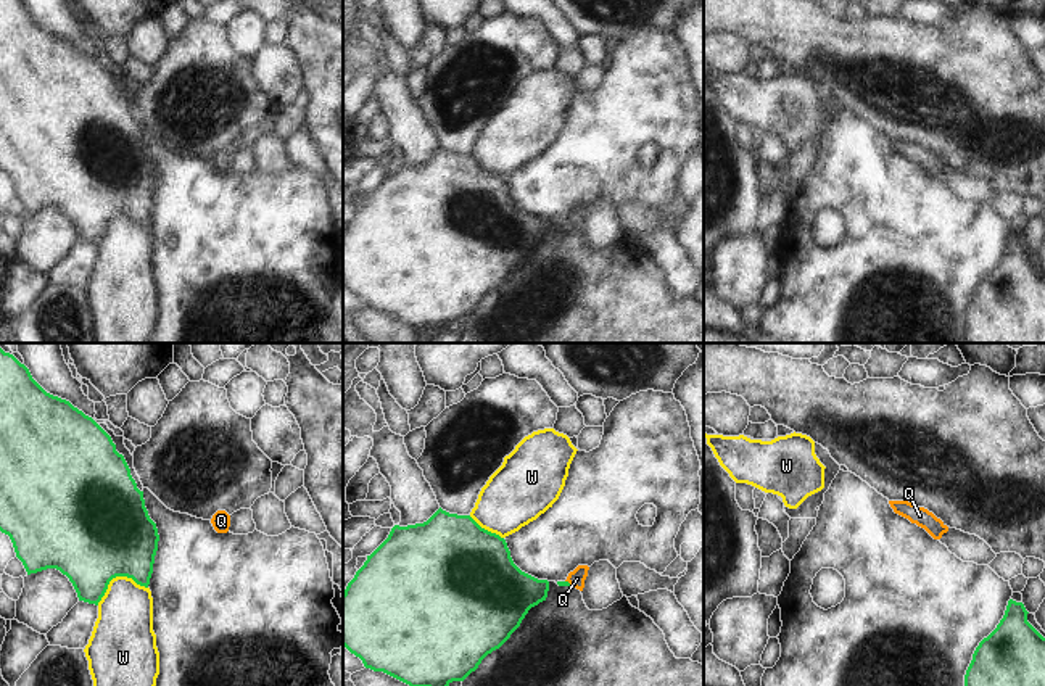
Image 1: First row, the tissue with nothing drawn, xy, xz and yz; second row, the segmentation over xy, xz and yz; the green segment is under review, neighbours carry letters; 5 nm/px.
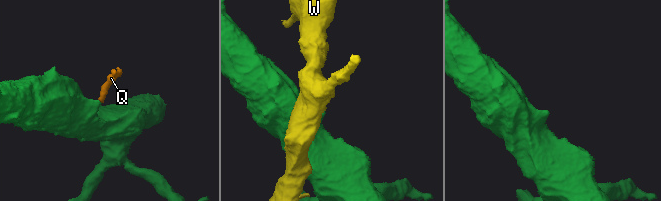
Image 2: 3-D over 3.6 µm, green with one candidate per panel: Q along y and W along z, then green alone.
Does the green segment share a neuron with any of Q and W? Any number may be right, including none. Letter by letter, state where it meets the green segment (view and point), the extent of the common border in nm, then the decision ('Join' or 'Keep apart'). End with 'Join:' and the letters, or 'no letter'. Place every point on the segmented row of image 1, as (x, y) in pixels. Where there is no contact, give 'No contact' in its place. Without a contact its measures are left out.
Q: Touches green at xz (567, 582). Shared border 50 nm. Join
W: Touches green at xy (116, 575). Shared border 280 nm. Keep apart
Join: Q.

